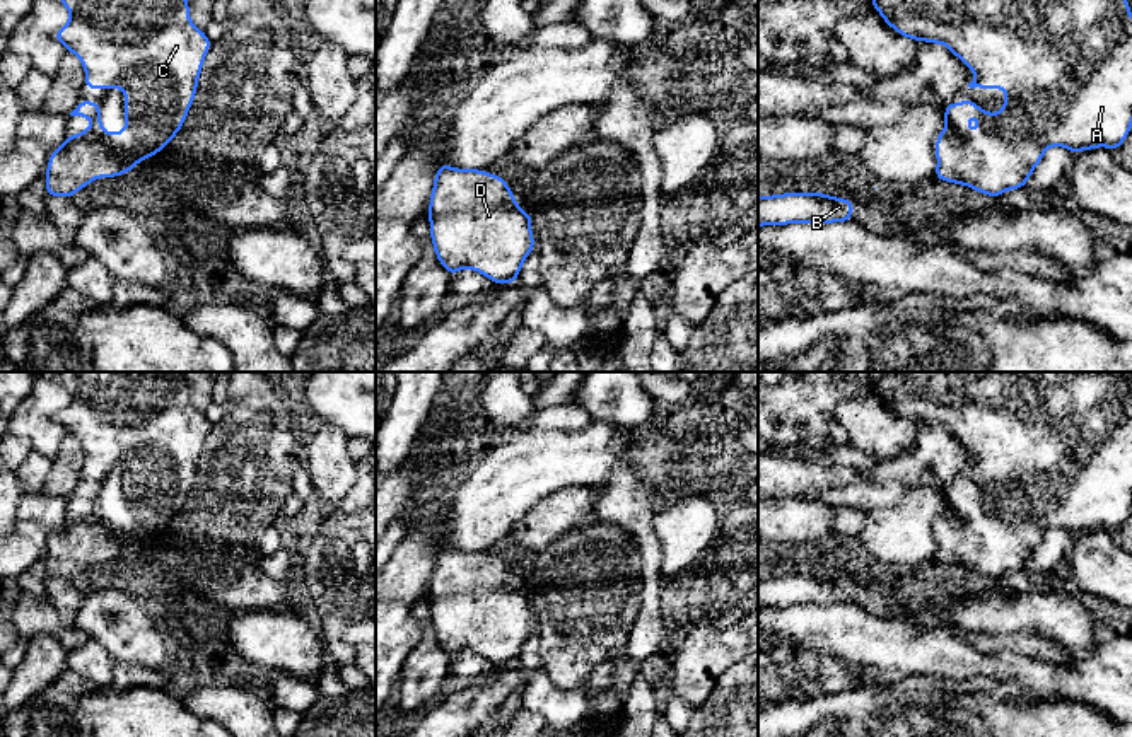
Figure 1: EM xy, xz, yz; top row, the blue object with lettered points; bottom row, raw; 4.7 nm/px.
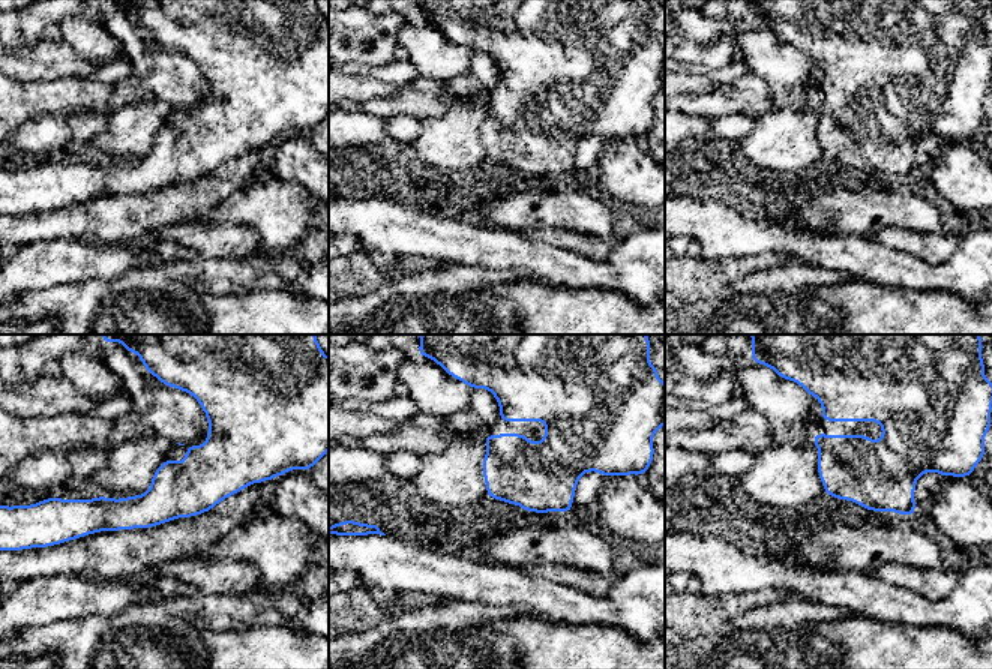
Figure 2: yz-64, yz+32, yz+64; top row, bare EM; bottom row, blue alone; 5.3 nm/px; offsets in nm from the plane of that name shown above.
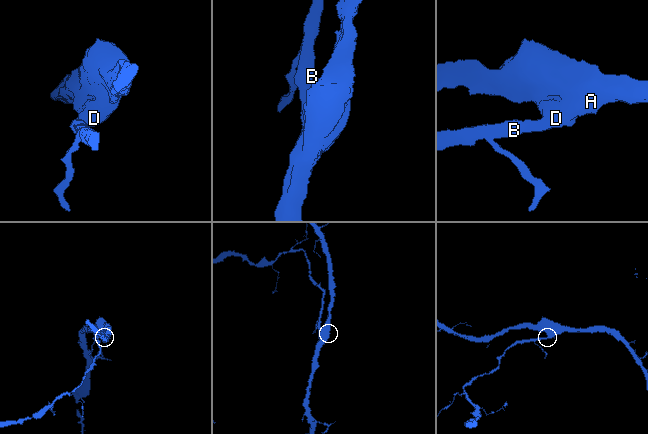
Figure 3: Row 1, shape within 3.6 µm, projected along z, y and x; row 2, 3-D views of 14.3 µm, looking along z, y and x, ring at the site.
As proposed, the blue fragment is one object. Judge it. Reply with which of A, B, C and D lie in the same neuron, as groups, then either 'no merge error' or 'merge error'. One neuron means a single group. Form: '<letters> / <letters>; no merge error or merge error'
A B C D; no merge error

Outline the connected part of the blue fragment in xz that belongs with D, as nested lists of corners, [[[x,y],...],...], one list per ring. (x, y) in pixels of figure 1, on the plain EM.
[[[441,546],[435,553],[430,587],[430,621],[439,645],[449,657],[470,650],[497,669],[517,664],[522,645],[536,628],[531,595],[524,594],[509,566],[492,554]]]

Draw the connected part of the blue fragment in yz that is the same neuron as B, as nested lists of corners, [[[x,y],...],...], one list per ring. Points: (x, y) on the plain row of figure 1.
[[[784,575],[758,578],[758,609],[789,606],[850,604],[855,587],[852,582],[825,575]]]

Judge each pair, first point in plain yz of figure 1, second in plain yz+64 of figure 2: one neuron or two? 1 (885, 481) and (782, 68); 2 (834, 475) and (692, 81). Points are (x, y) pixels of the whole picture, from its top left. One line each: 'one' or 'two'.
1: two
2: one

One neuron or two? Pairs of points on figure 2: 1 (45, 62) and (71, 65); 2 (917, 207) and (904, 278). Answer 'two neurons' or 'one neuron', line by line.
1: one neuron
2: two neurons

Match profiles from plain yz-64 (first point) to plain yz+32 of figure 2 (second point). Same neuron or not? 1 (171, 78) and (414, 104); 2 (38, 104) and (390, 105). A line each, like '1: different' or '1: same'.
1: same
2: different

